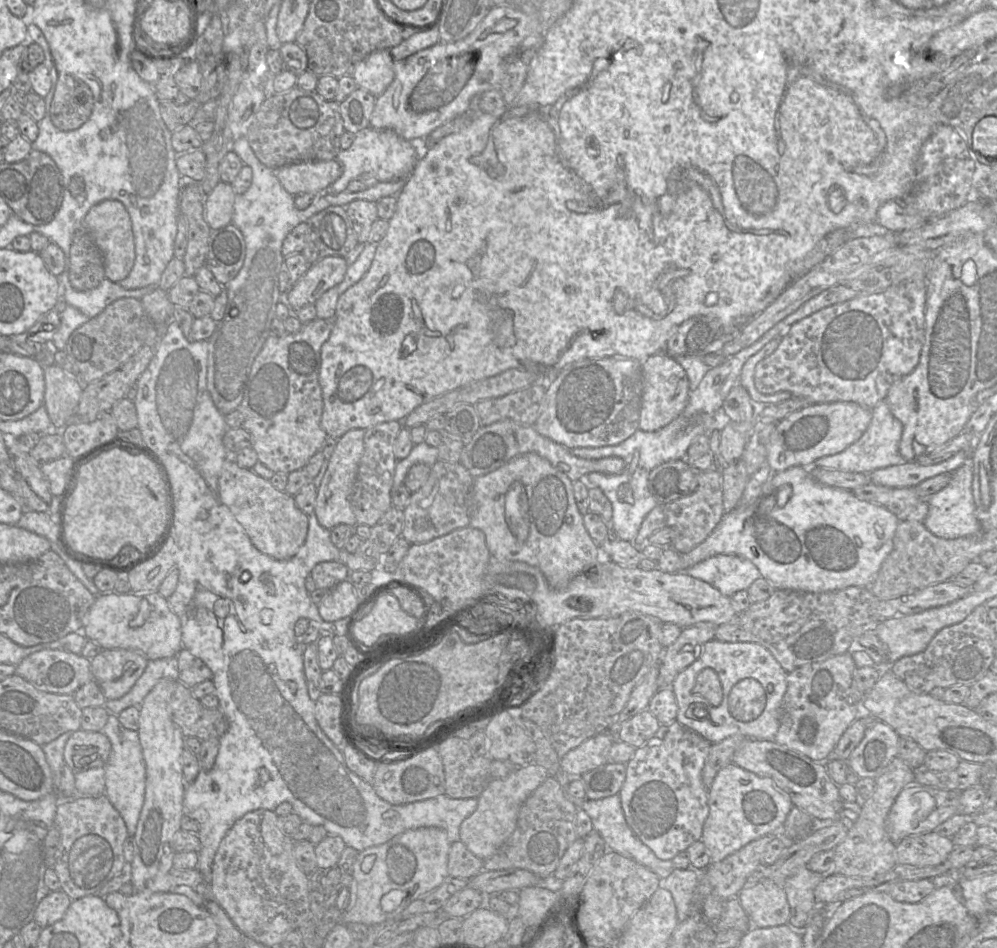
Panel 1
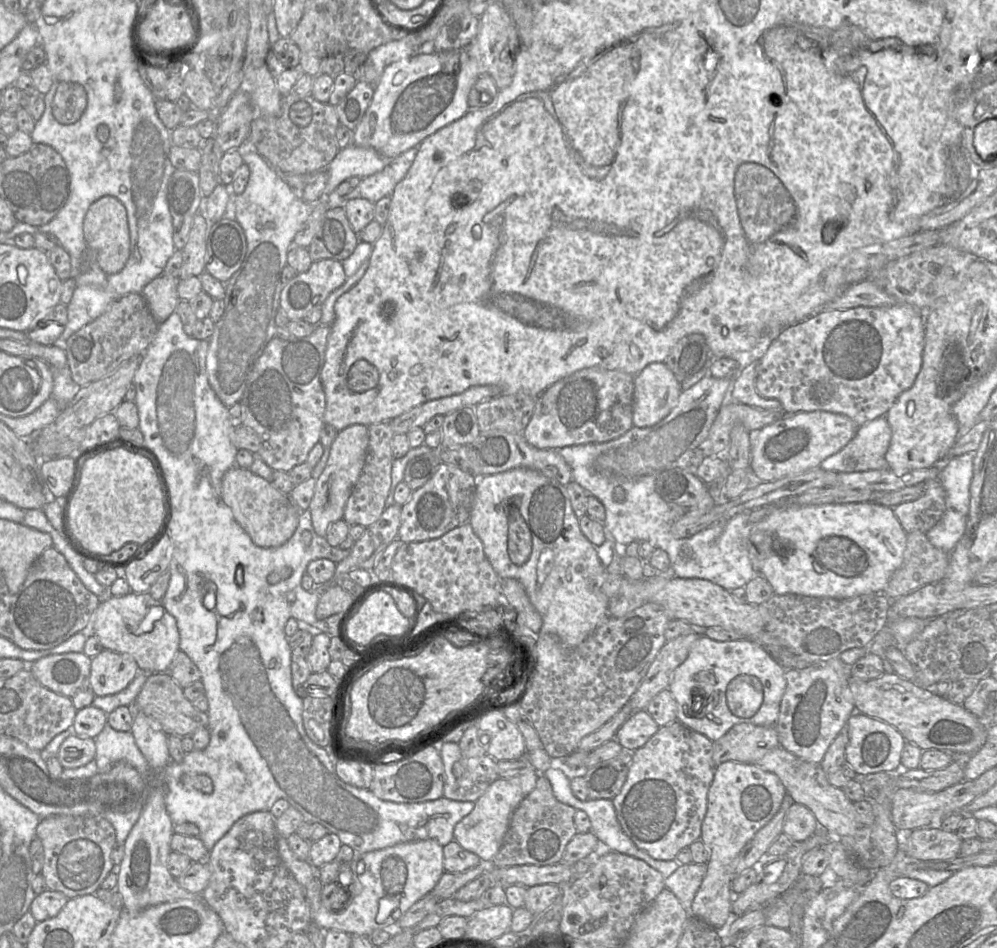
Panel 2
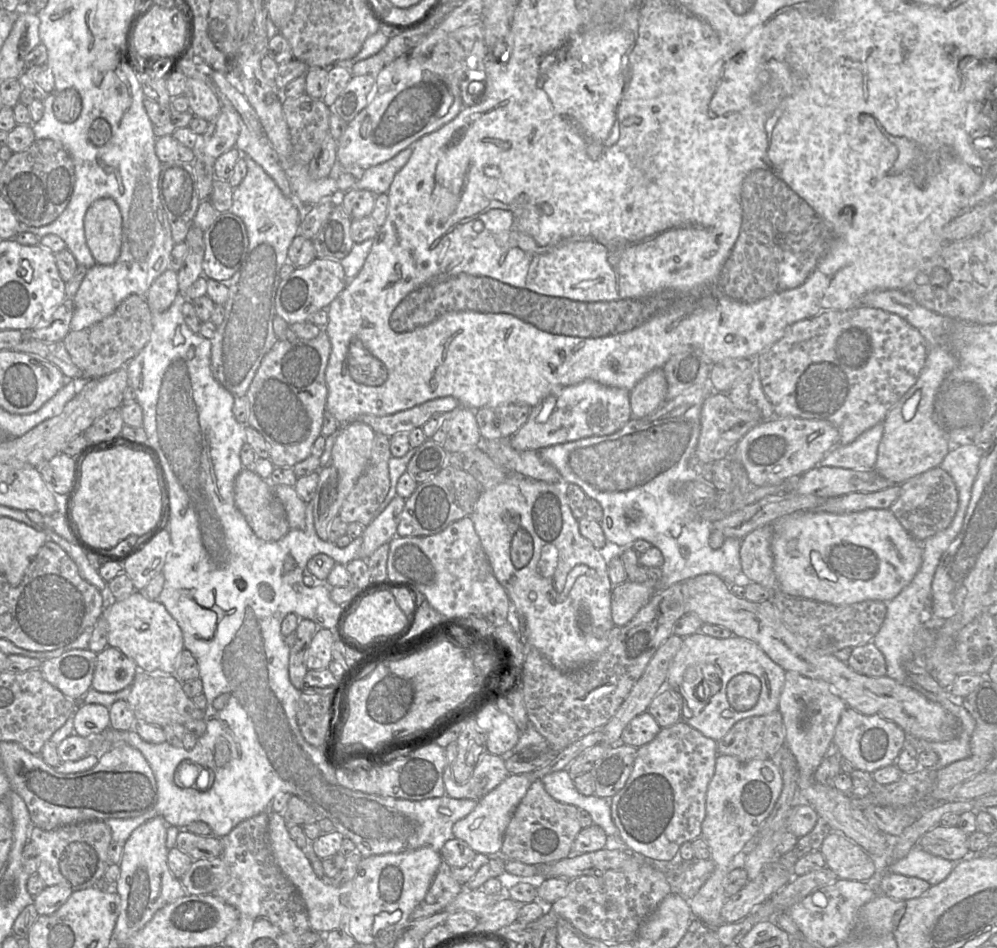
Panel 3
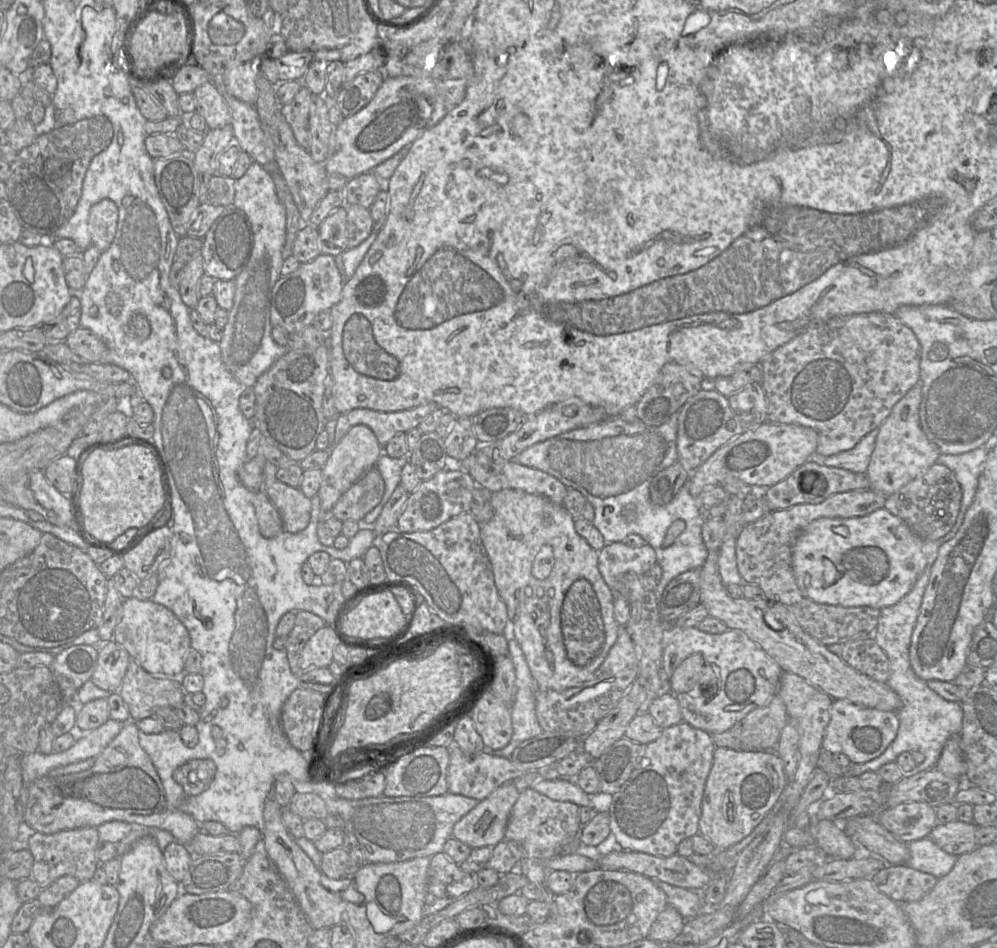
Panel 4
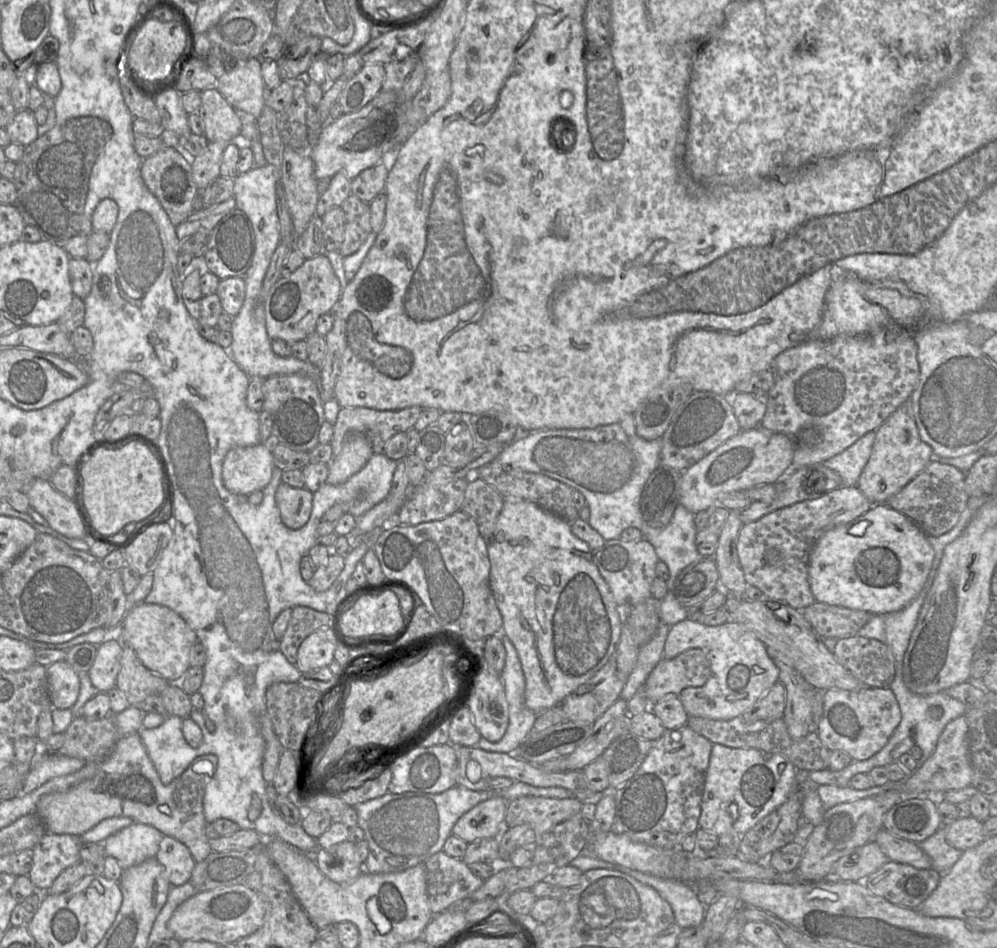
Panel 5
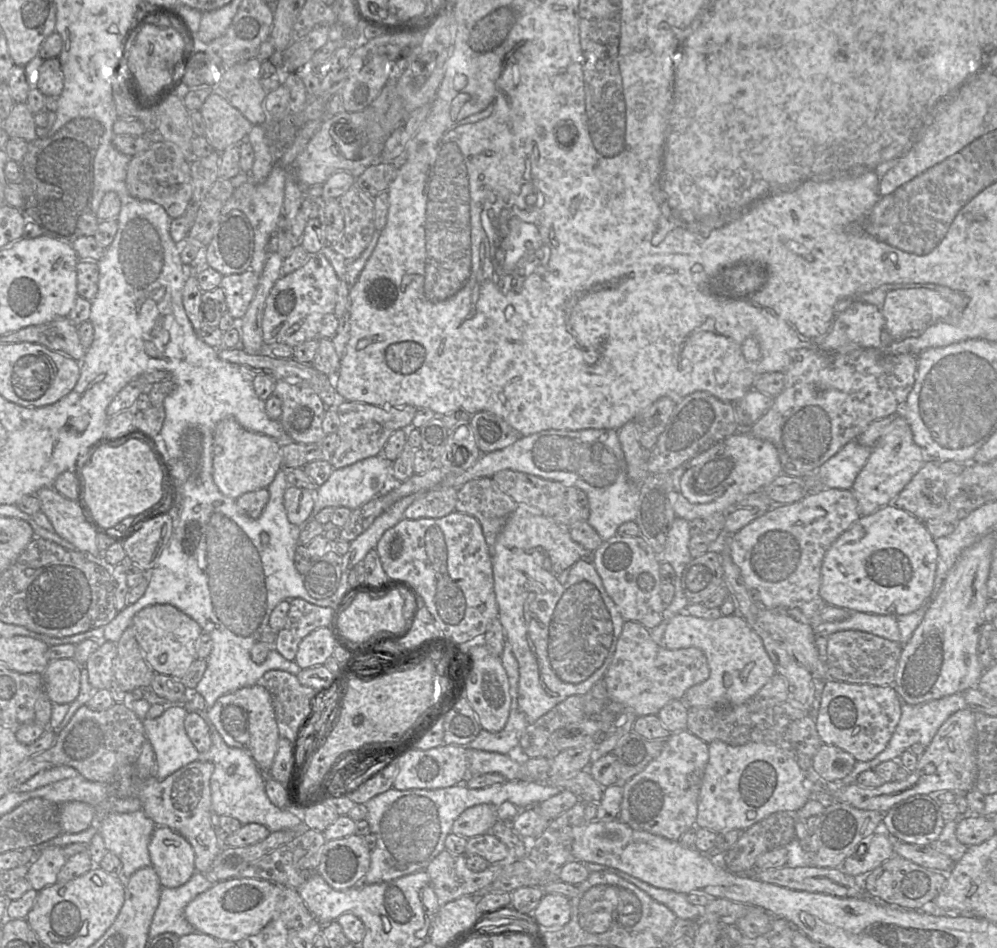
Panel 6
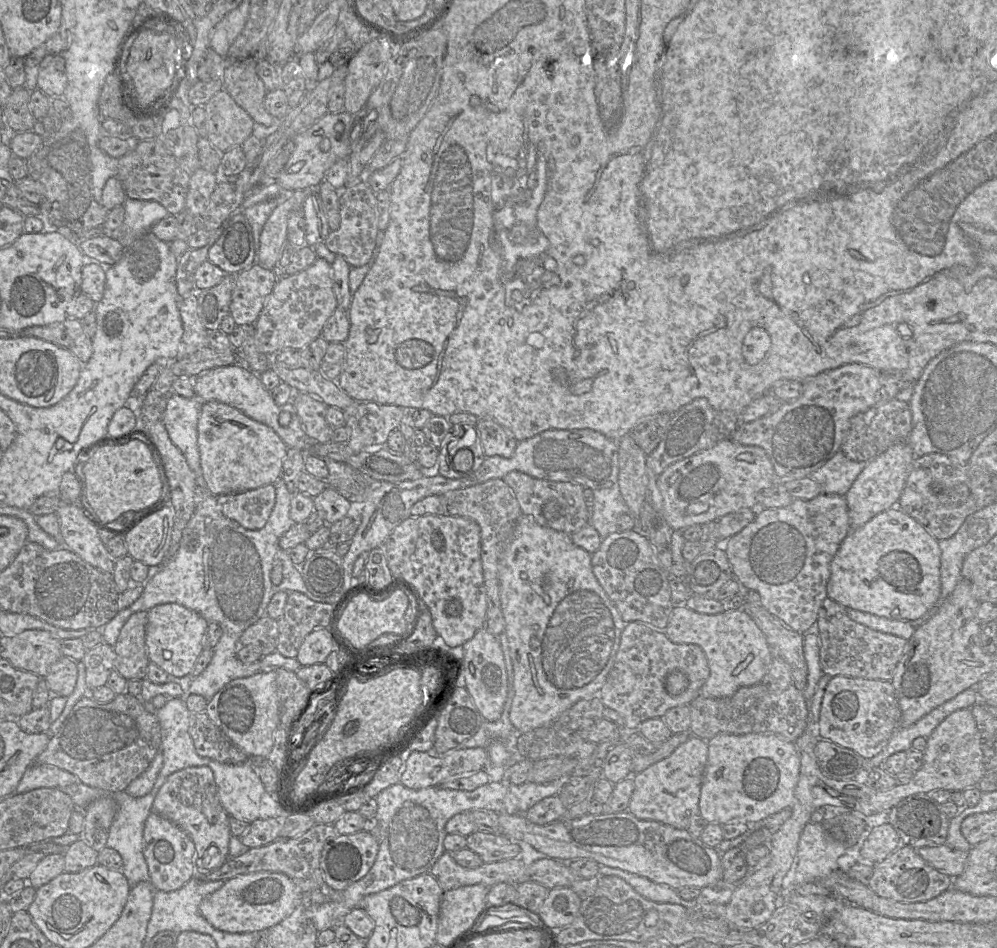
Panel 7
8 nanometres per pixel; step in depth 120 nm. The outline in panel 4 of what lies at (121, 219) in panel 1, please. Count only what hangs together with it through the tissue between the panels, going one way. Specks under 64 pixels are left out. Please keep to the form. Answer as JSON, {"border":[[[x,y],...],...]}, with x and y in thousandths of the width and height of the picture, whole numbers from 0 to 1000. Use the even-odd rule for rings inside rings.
{"border":[[[102,210],[90,220],[88,243],[91,255],[101,266],[109,262],[116,248],[118,218],[110,210]]]}

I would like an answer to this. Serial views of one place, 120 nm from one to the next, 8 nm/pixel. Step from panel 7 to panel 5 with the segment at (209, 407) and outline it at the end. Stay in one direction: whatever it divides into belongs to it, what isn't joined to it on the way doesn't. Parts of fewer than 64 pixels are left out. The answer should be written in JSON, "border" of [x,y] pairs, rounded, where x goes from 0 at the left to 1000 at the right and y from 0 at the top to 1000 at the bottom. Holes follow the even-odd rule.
{"border":[[[271,468],[237,472],[225,483],[223,507],[229,518],[249,523],[255,518],[263,518],[269,512],[275,494]]]}

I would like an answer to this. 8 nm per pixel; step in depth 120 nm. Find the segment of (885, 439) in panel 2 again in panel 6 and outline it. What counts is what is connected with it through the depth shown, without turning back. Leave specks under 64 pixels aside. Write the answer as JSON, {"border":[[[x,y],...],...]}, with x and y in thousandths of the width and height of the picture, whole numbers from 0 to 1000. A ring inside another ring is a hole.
{"border":[[[859,464],[851,466],[819,495],[822,512],[826,515],[854,516],[861,499],[869,489],[874,476],[875,473],[863,469]]]}

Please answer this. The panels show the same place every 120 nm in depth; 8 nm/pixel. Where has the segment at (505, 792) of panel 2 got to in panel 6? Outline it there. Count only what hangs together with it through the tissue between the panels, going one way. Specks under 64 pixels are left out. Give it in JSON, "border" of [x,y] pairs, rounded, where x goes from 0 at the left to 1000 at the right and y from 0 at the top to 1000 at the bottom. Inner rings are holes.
{"border":[[[480,848],[467,853],[455,866],[452,877],[465,884],[473,884],[491,878],[498,866],[495,850]]]}

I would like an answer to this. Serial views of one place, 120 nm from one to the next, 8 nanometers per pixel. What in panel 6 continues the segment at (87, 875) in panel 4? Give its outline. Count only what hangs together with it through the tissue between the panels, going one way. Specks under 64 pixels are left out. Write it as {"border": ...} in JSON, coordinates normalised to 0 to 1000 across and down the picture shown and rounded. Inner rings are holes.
{"border":[[[50,892],[41,898],[28,912],[26,926],[38,941],[58,930],[58,922],[66,910],[63,893]]]}

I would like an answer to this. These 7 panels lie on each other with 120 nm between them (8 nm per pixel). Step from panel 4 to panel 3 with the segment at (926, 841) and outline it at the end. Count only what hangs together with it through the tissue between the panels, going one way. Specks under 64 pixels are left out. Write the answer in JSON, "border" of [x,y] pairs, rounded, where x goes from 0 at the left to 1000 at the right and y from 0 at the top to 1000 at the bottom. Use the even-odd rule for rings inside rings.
{"border":[[[919,891],[908,904],[893,910],[889,919],[920,925],[936,935],[948,928],[957,912],[956,908],[935,902]]]}

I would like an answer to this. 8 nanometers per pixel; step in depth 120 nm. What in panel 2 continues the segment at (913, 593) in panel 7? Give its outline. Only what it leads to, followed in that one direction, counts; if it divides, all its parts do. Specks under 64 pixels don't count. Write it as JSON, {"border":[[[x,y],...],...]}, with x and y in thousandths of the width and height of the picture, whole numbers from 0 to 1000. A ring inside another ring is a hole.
{"border":[[[858,530],[846,532],[807,533],[798,532],[779,533],[769,545],[757,552],[752,562],[752,572],[761,582],[761,605],[764,607],[775,620],[776,627],[799,627],[816,630],[834,630],[848,632],[872,626],[886,626],[895,605],[904,597],[909,578],[910,562],[898,544],[895,535],[879,530]]]}

